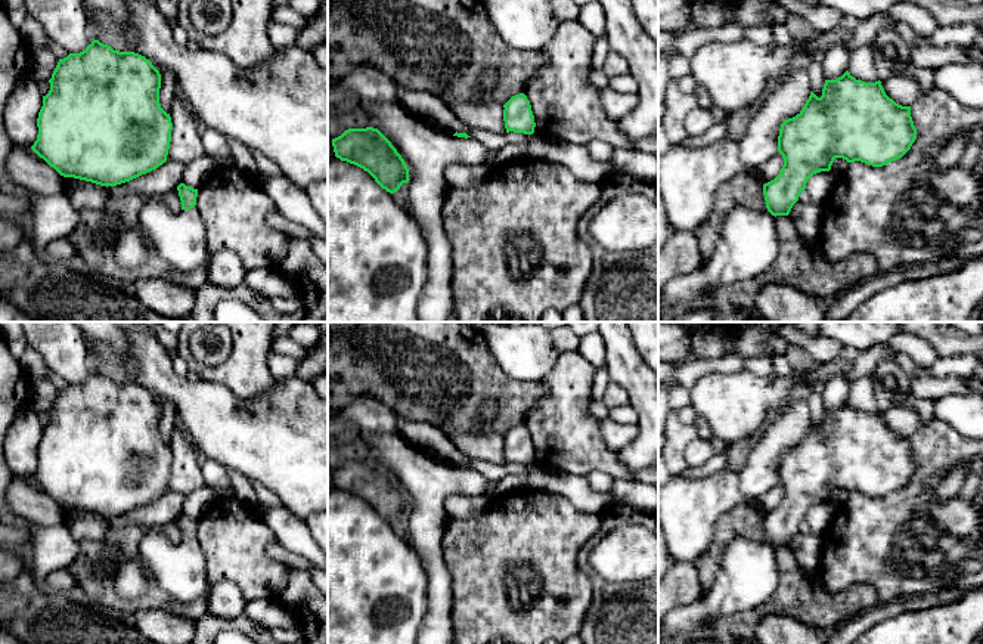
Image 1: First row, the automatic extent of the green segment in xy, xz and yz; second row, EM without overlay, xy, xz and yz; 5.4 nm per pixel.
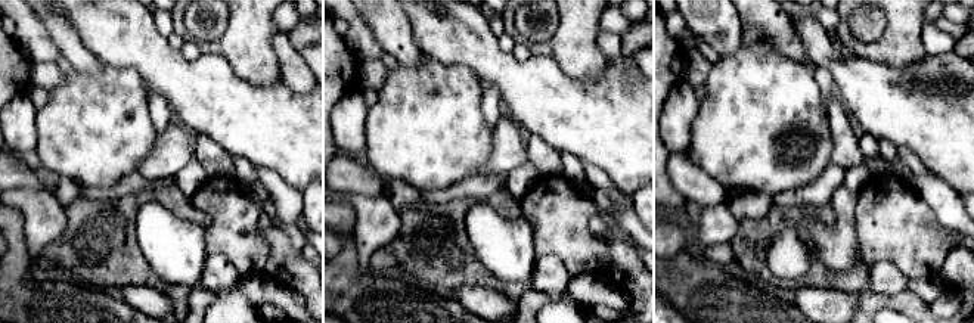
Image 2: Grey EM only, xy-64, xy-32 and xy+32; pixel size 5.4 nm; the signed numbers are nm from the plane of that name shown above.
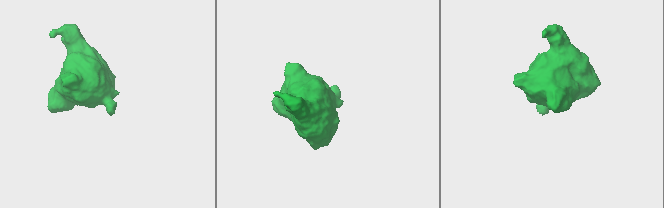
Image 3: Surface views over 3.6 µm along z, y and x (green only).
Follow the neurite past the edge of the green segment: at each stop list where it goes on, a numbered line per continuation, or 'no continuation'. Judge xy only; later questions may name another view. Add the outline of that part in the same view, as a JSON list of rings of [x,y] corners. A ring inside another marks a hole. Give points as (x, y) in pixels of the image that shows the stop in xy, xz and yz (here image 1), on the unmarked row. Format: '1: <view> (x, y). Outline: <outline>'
1: xy (179, 569). Outline: [[[149,529],[139,544],[140,560],[152,579],[173,601],[193,603],[208,594],[205,557],[195,536],[171,544],[162,529]]]

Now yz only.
1: yz (749, 576). Outline: [[[748,536],[732,538],[722,555],[722,566],[708,594],[698,601],[670,610],[658,623],[658,644],[670,643],[677,634],[694,635],[701,625],[708,625],[739,612],[751,610],[772,598],[779,586],[776,548]]]

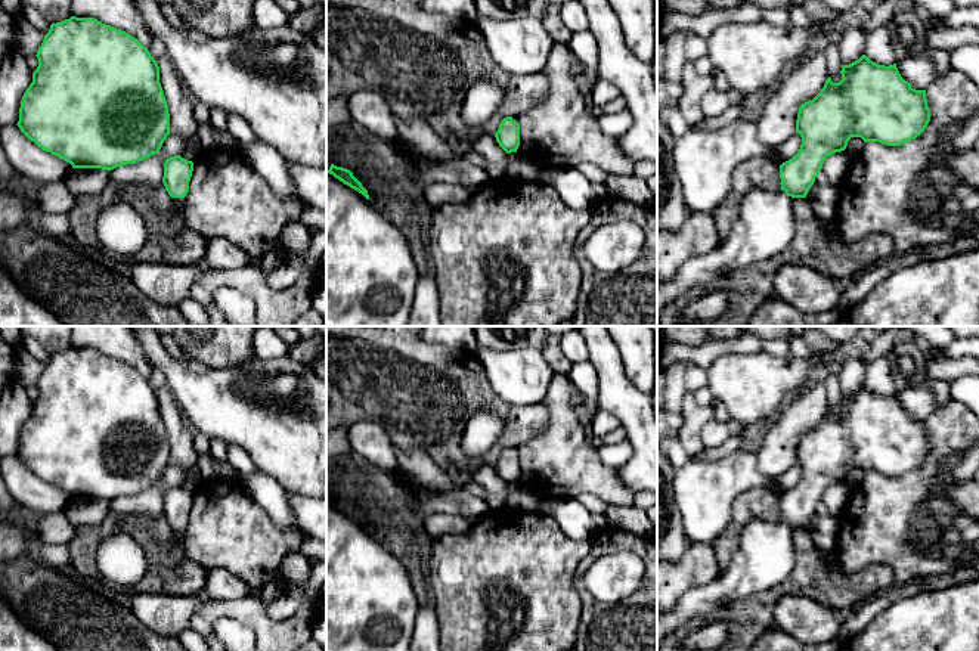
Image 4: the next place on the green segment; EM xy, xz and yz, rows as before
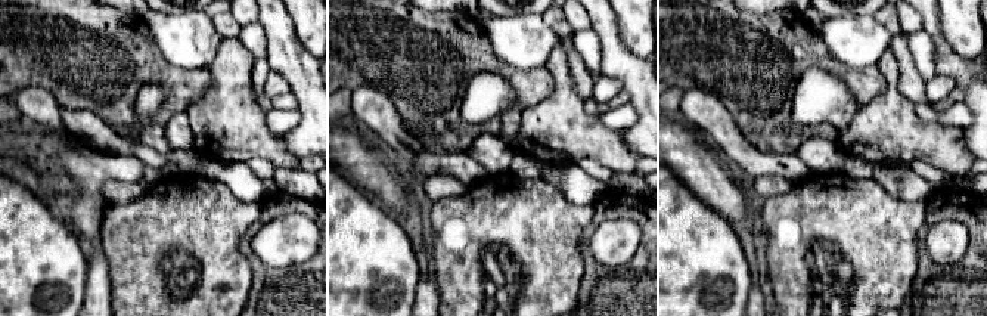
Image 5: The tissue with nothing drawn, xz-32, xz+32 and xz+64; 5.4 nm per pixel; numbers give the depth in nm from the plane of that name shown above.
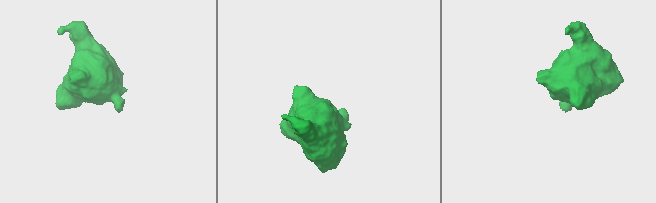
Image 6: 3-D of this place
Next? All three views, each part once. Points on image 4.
1: yz (765, 557). Outline: [[[749,520],[729,567],[715,582],[687,590],[670,610],[657,614],[657,647],[693,617],[710,617],[719,607],[778,586],[794,567],[794,528],[784,521]]]

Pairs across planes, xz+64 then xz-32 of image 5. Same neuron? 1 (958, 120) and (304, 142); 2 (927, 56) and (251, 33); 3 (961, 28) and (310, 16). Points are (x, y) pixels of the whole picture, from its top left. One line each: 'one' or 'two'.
1: two
2: one
3: one

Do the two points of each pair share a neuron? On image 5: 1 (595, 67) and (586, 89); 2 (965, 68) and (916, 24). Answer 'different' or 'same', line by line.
1: different
2: different

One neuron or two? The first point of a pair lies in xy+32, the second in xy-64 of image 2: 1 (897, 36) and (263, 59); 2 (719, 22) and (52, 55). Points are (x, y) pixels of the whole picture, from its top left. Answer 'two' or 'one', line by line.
1: one
2: two

